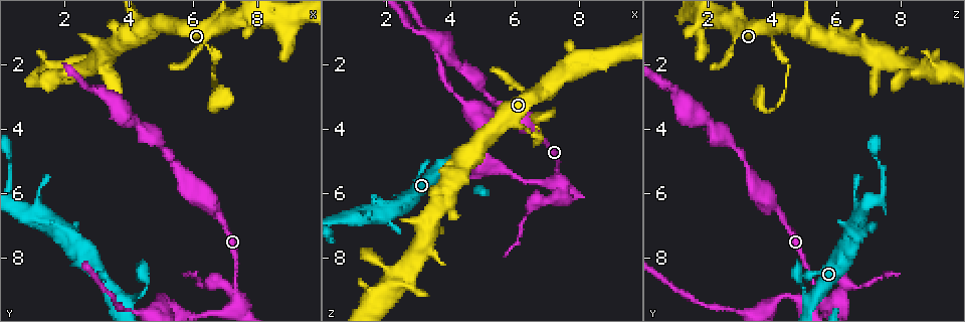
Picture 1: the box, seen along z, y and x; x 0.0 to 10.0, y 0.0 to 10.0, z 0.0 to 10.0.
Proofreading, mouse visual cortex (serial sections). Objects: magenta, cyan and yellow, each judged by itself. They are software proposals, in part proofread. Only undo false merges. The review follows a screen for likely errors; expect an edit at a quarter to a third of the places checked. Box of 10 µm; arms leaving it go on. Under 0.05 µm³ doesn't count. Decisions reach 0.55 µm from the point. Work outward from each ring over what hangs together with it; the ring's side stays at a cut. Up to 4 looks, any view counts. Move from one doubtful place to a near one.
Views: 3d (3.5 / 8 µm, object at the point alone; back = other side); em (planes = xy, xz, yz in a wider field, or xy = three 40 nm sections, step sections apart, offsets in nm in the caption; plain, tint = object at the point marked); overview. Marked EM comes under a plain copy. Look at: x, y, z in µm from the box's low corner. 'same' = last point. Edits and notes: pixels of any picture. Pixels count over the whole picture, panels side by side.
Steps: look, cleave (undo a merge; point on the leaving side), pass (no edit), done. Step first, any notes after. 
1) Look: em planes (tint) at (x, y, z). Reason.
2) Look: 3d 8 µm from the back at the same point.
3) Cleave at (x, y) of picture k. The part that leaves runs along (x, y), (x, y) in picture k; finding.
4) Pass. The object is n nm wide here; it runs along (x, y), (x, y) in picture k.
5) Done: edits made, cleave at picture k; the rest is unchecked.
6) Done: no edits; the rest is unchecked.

Look: em xy step 3 (tint) at (7.50, 9.35, 6.20). Abrupt turn.

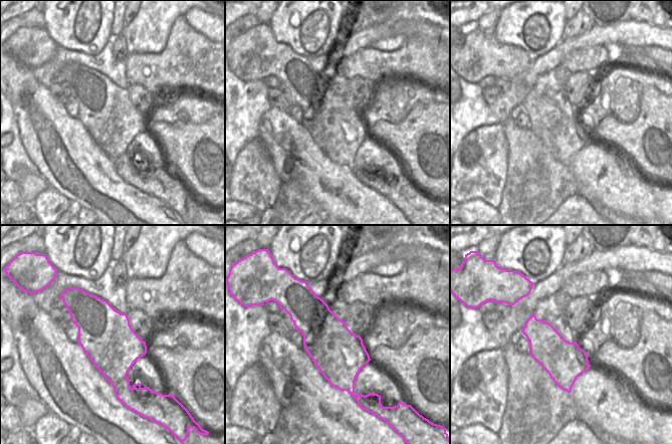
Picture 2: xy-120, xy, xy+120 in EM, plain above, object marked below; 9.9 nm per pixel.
Look: 3d 3.5 µm at the same point.

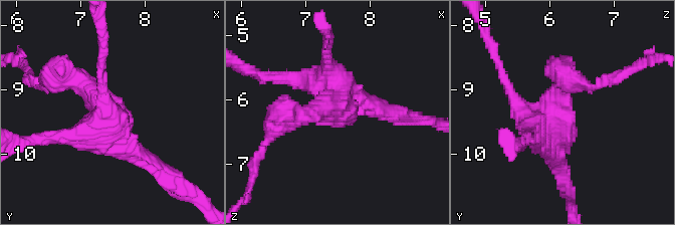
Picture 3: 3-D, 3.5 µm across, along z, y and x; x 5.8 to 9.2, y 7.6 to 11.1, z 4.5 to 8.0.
Pass. The arms are 250, 300 nm wide; it runs along (328, 62), (341, 105), (282, 119) in picture 3; continuous, no second cell.

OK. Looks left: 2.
Look: 3d 3.5 µm from the back at (4.95, 9.35, 4.10). Sharp bend.

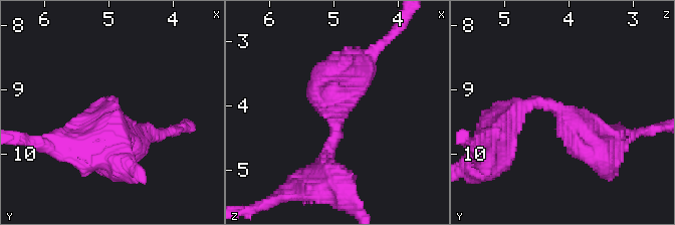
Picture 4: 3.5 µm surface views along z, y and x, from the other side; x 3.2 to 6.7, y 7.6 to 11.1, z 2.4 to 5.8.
Look: em xy step 5 (tint) at (4.95, 9.25, 4.15).

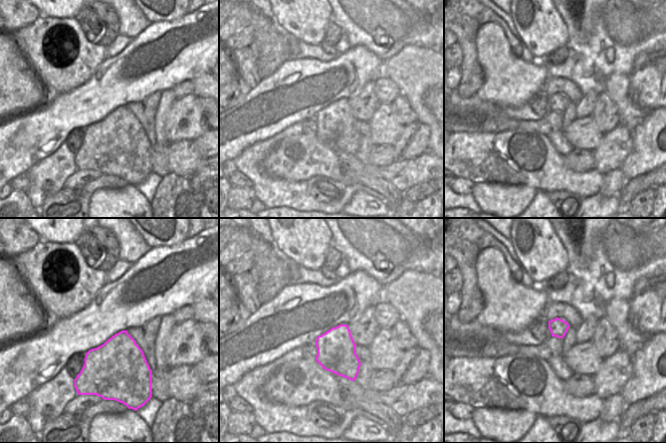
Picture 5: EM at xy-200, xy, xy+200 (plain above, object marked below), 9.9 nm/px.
Pass. All the same cell.

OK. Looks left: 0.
Done: no edits; the rest is unchecked.

